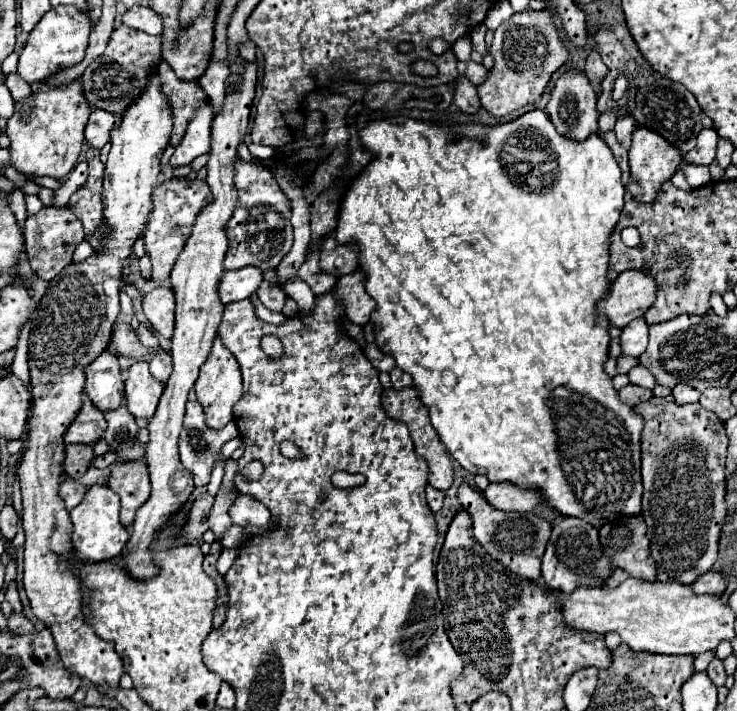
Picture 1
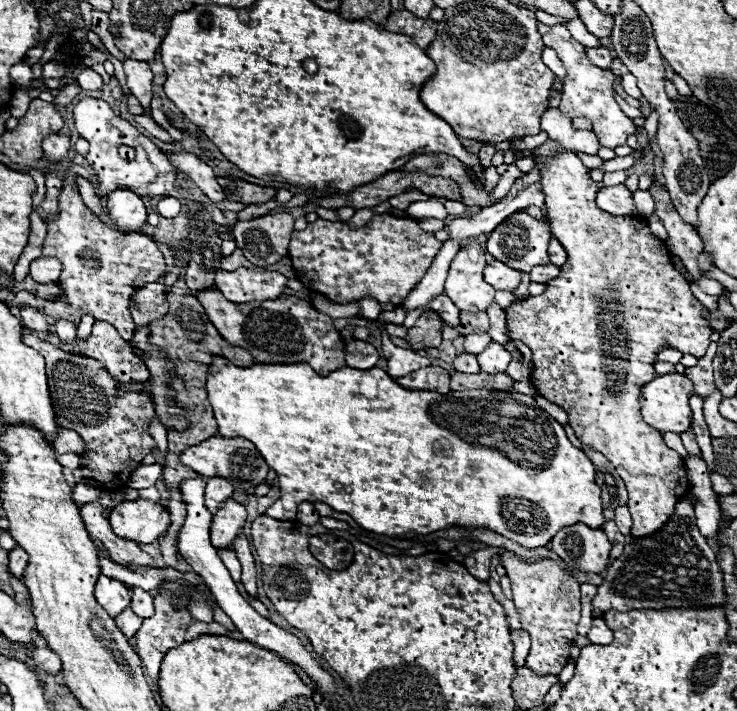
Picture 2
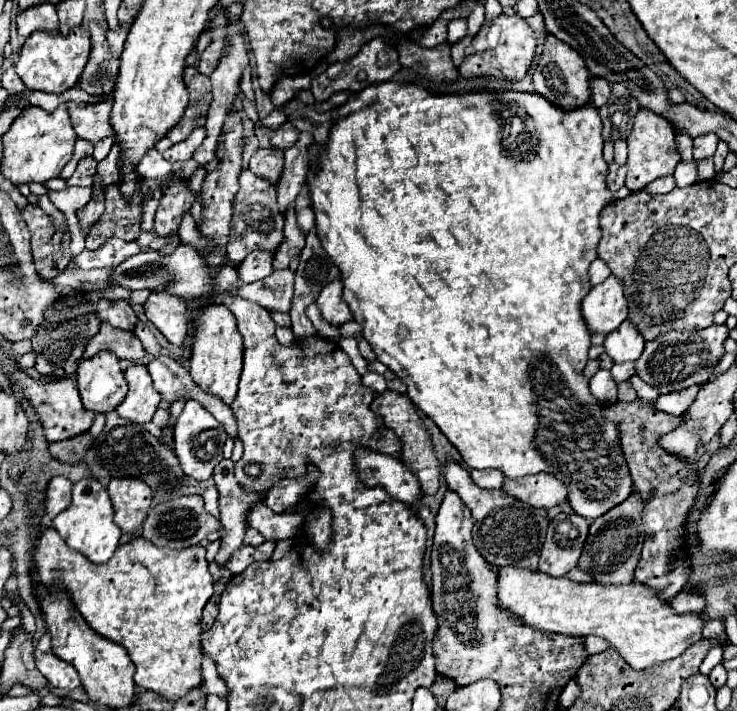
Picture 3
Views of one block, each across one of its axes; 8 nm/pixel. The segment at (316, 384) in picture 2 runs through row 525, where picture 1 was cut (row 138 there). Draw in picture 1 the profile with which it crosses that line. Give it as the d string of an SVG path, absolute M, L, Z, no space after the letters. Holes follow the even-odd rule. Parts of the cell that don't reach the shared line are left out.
M538 108L524 112L516 120L494 126L456 122L432 124L404 116L374 118L358 130L358 138L362 142L362 148L374 158L344 190L338 206L338 226L334 230L334 238L338 244L358 246L358 268L364 274L366 292L376 300L376 308L370 316L370 322L374 324L376 346L380 352L390 354L400 370L408 372L414 378L414 388L422 398L424 406L428 406L432 426L438 432L440 440L446 444L448 452L460 462L464 470L472 474L484 474L490 482L510 480L520 486L540 488L544 492L544 498L554 504L554 508L558 508L564 516L578 516L596 528L606 524L606 520L612 522L616 516L640 514L642 418L634 414L630 406L620 402L610 376L602 370L602 364L608 358L610 324L594 310L596 300L602 298L610 284L606 278L608 236L620 218L626 194L626 188L620 180L620 166L616 164L608 144L602 140L600 134L592 134L582 142L576 142L568 136L562 138L548 114ZM542 168L544 172L556 168L556 180L542 190L526 186L526 174Z

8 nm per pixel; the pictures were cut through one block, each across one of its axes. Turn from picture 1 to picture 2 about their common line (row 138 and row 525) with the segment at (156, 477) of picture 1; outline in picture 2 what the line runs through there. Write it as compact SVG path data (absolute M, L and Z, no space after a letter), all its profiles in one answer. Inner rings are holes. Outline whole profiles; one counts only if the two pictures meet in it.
M228 498L218 506L218 512L212 518L212 528L210 528L210 538L214 548L228 548L232 546L236 534L240 528L244 528L246 522L246 508L244 504Z

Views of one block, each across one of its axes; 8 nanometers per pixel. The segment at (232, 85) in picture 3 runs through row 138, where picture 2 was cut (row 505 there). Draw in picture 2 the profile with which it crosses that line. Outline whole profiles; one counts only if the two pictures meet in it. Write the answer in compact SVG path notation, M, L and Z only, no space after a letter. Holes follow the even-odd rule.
M210 478L206 482L206 494L204 494L206 508L214 514L218 510L218 506L232 496L232 492L234 492L234 488L224 478Z

